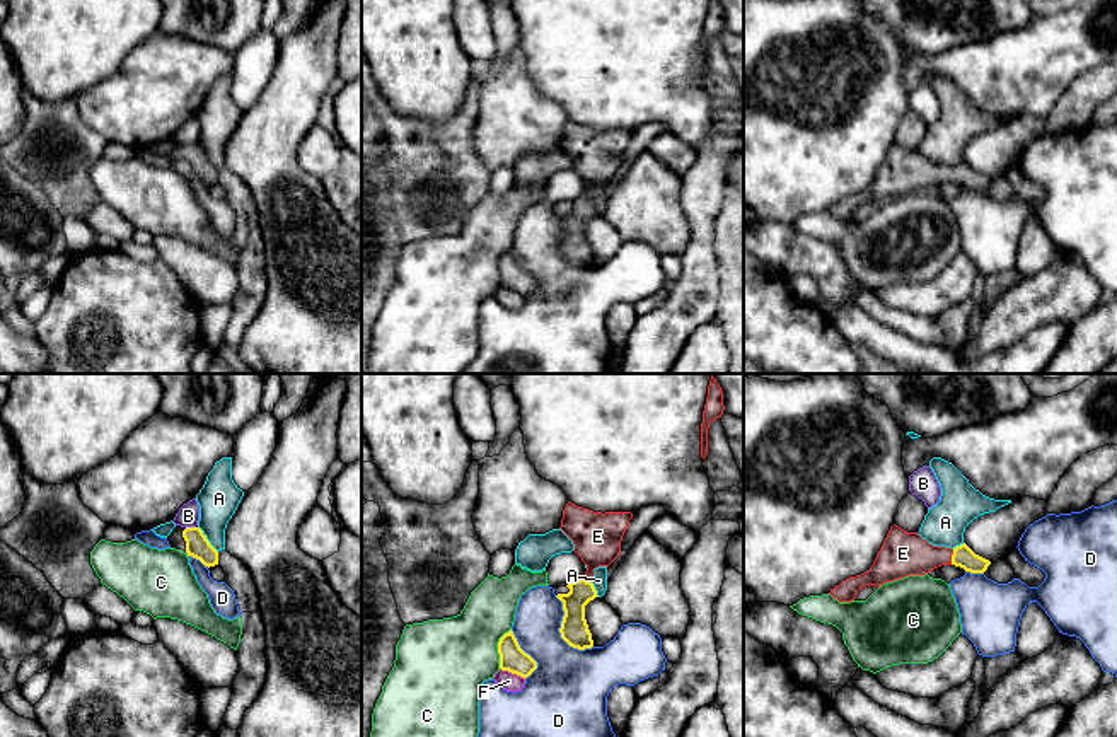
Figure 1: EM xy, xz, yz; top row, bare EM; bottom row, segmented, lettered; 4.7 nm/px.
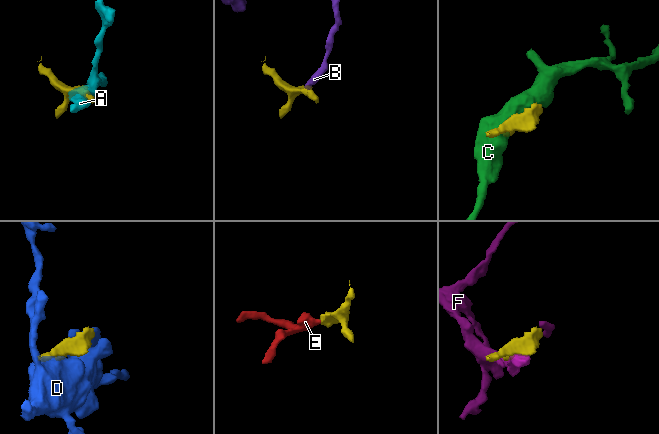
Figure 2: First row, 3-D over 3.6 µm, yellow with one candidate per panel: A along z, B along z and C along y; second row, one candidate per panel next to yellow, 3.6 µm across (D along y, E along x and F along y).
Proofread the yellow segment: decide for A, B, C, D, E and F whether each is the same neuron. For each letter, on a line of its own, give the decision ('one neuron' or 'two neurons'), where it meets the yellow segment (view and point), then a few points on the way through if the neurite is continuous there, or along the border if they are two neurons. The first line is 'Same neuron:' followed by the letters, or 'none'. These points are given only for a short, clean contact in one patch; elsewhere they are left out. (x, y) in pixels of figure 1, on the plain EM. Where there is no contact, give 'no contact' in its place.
Same neuron: E
A: two neurons | xy (207, 157) | along xy (198, 144), (217, 169)
B: two neurons | xy (191, 145) | along xy (186, 144), (195, 145)
C: two neurons | xz (498, 266)
D: two neurons | xz (560, 249)
E: one neuron | yz (952, 174) | across yz (964, 174), (952, 174), (914, 174), (902, 171)
F: two neurons | xz (512, 290)

